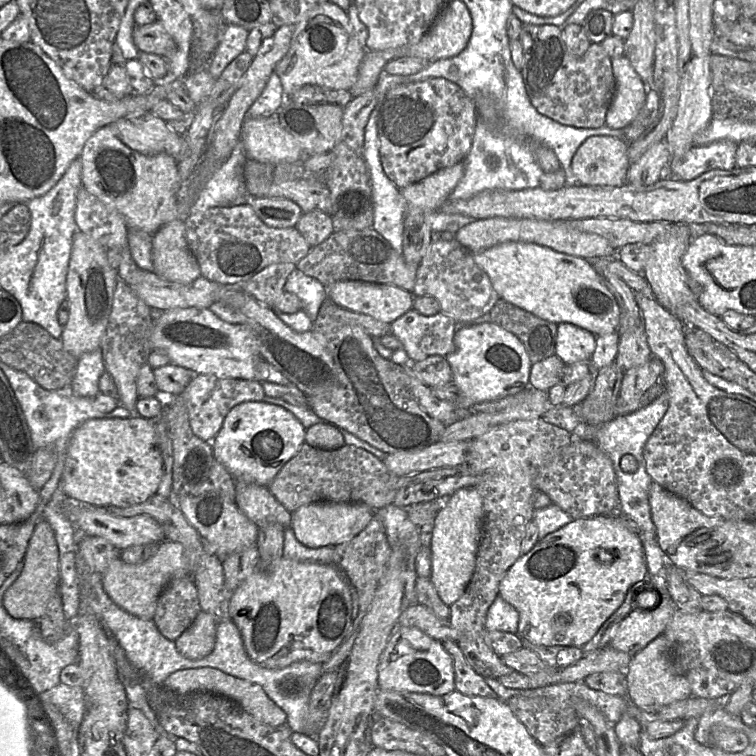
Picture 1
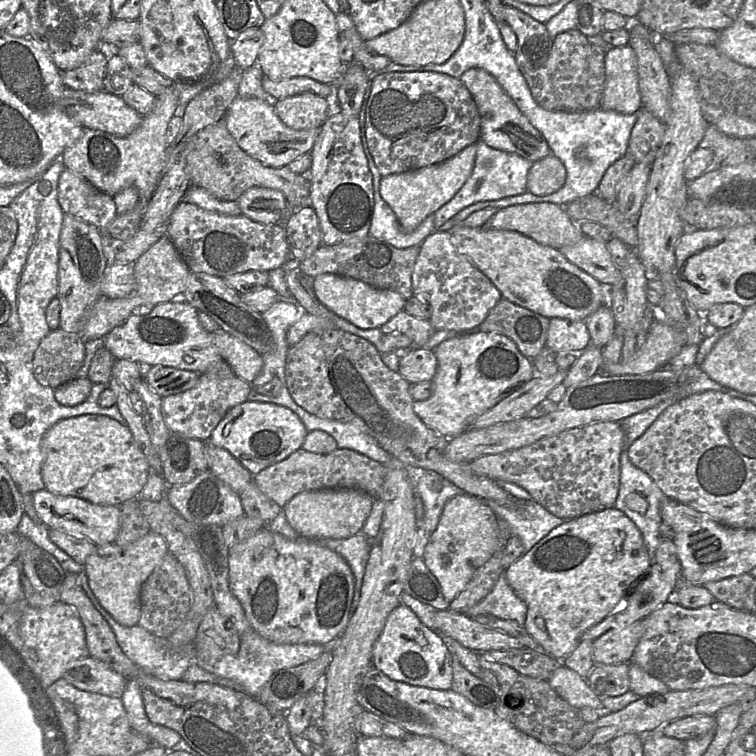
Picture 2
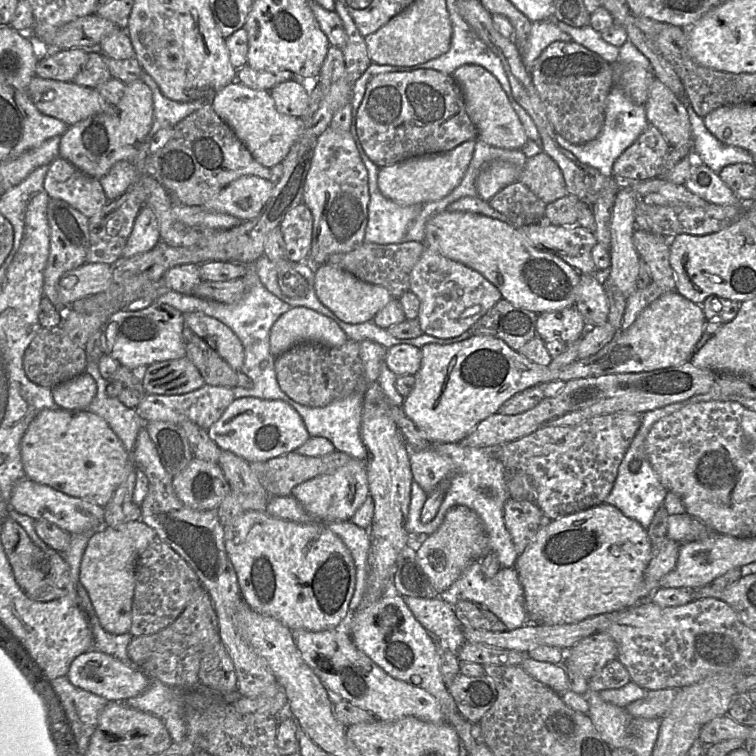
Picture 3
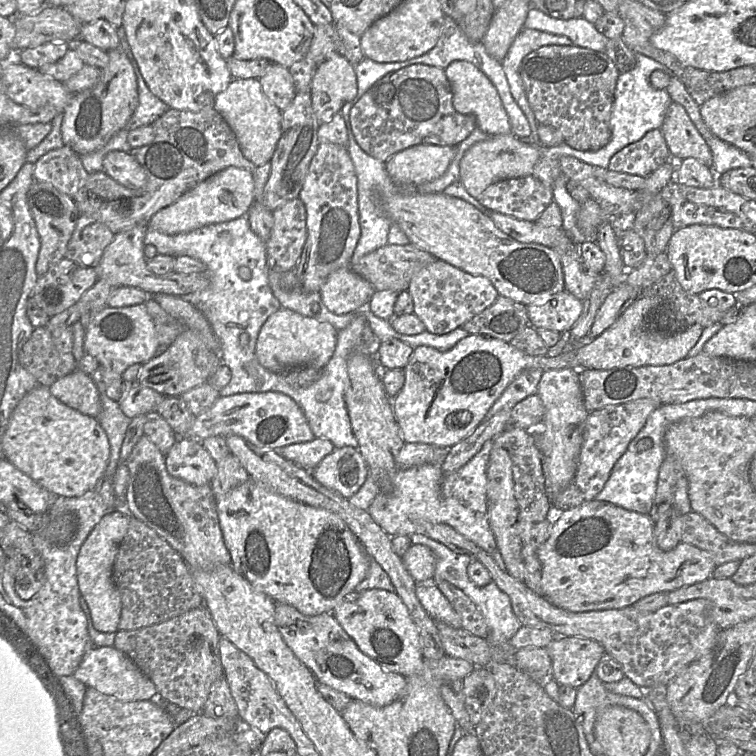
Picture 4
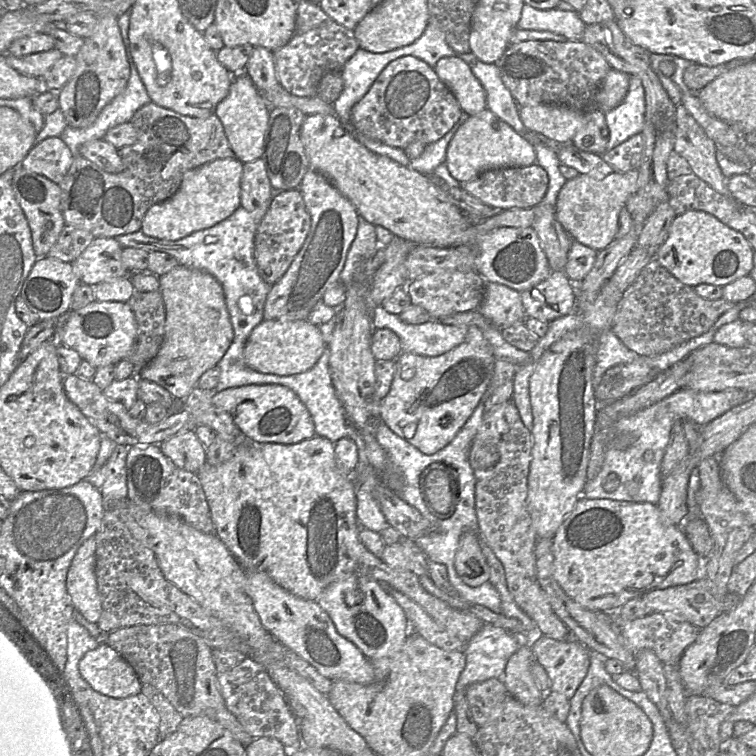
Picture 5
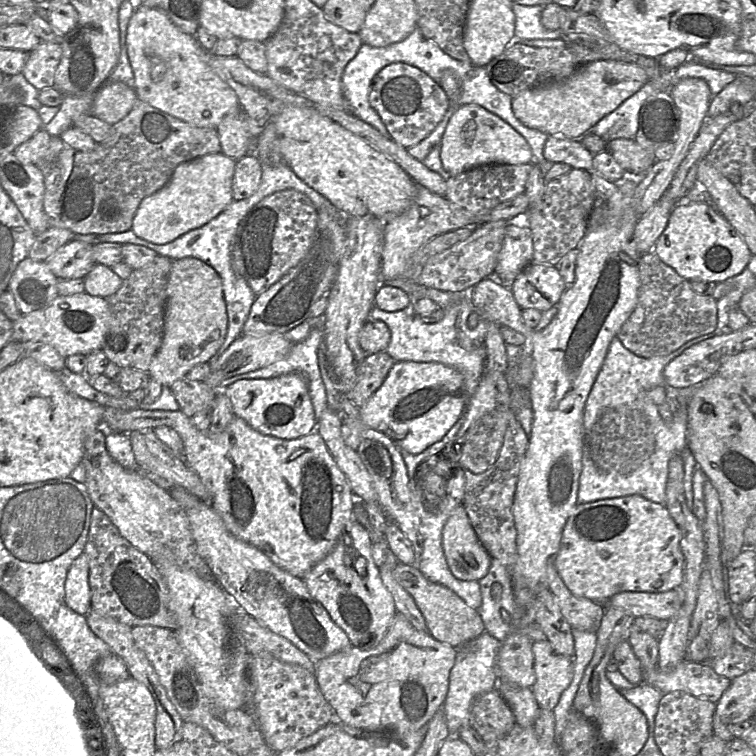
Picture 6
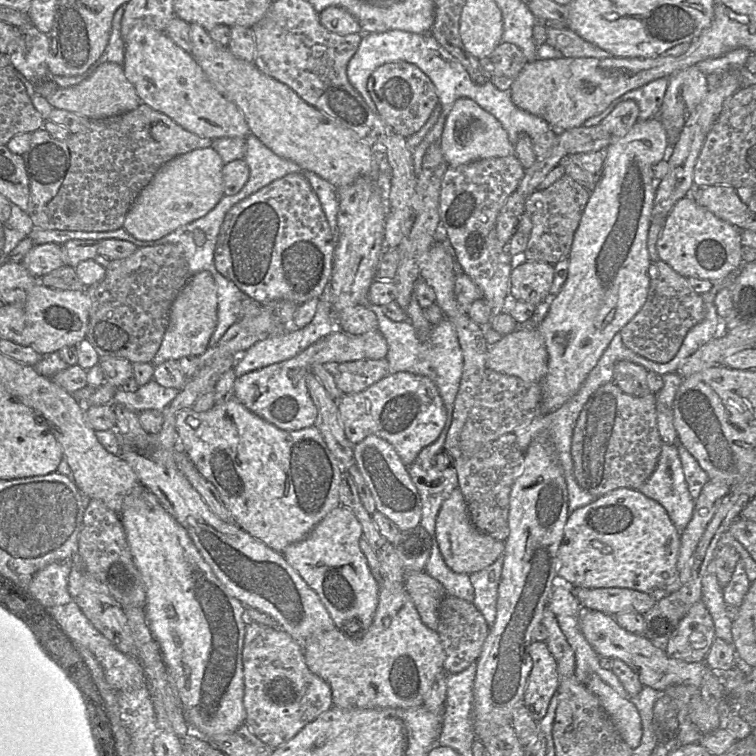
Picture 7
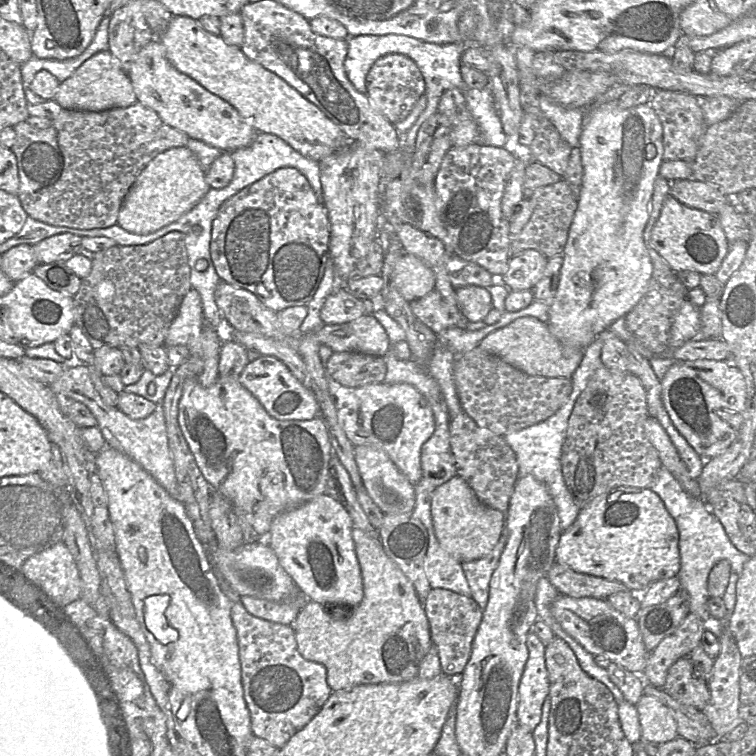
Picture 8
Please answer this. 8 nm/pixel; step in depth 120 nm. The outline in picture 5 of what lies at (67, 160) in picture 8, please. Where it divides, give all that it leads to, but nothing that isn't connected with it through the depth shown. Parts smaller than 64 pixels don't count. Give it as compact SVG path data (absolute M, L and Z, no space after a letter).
M150 102L135 112L130 123L137 130L138 139L134 144L118 149L124 166L121 172L108 173L83 156L74 156L66 176L58 184L62 192L61 209L66 226L87 230L94 237L115 238L139 231L148 209L172 197L186 171L216 159L234 158L223 125L215 113L207 118L189 117Z

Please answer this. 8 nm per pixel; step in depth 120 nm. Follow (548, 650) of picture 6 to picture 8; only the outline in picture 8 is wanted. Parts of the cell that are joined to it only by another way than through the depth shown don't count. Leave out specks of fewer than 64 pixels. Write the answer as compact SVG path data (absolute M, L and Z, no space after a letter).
M530 631L526 646L529 656L518 688L517 724L533 731L541 720L542 705L549 696L550 682L545 664L545 645Z

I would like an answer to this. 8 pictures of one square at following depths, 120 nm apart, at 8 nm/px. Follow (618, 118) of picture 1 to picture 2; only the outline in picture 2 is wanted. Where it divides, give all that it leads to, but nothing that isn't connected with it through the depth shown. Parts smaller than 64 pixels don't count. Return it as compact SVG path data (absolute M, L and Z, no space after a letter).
M610 47L605 55L605 85L600 100L600 108L630 115L642 108L642 98L639 89L637 72L637 57L634 50L624 47Z

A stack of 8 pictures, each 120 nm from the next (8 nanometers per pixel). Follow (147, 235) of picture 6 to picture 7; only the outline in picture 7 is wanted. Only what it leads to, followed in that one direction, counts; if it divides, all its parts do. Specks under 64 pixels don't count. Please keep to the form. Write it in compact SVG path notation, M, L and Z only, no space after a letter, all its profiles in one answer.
M212 148L195 149L162 165L131 205L123 228L134 238L158 240L210 212L225 195L224 163Z

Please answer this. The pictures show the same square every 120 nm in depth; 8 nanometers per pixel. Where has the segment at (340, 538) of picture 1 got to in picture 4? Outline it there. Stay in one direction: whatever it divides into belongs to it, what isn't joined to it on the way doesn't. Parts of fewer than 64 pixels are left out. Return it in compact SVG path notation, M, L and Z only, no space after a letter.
M344 446L335 448L311 474L324 487L349 499L361 488L369 470L359 449Z

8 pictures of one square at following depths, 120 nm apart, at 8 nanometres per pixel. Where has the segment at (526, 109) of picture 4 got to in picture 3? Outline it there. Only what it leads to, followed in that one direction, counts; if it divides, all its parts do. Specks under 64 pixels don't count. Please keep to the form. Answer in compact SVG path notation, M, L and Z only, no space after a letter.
M549 18L532 23L529 38L521 55L527 70L530 71L541 53L556 41L570 42L572 39L557 26L555 19Z

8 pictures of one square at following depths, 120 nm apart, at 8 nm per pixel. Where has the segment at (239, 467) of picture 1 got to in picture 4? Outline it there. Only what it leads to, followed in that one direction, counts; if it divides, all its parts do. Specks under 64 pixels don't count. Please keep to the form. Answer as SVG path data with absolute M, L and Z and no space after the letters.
M275 391L219 396L210 409L194 418L189 437L203 440L228 435L238 435L259 448L273 451L315 438L298 404L289 396Z

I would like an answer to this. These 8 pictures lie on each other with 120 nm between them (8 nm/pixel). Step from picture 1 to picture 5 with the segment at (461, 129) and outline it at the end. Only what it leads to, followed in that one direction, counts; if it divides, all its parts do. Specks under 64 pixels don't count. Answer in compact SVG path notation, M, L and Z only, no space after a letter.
M404 56L389 63L367 94L351 111L353 128L365 137L404 150L414 142L424 145L446 135L464 113L453 93L424 61Z

